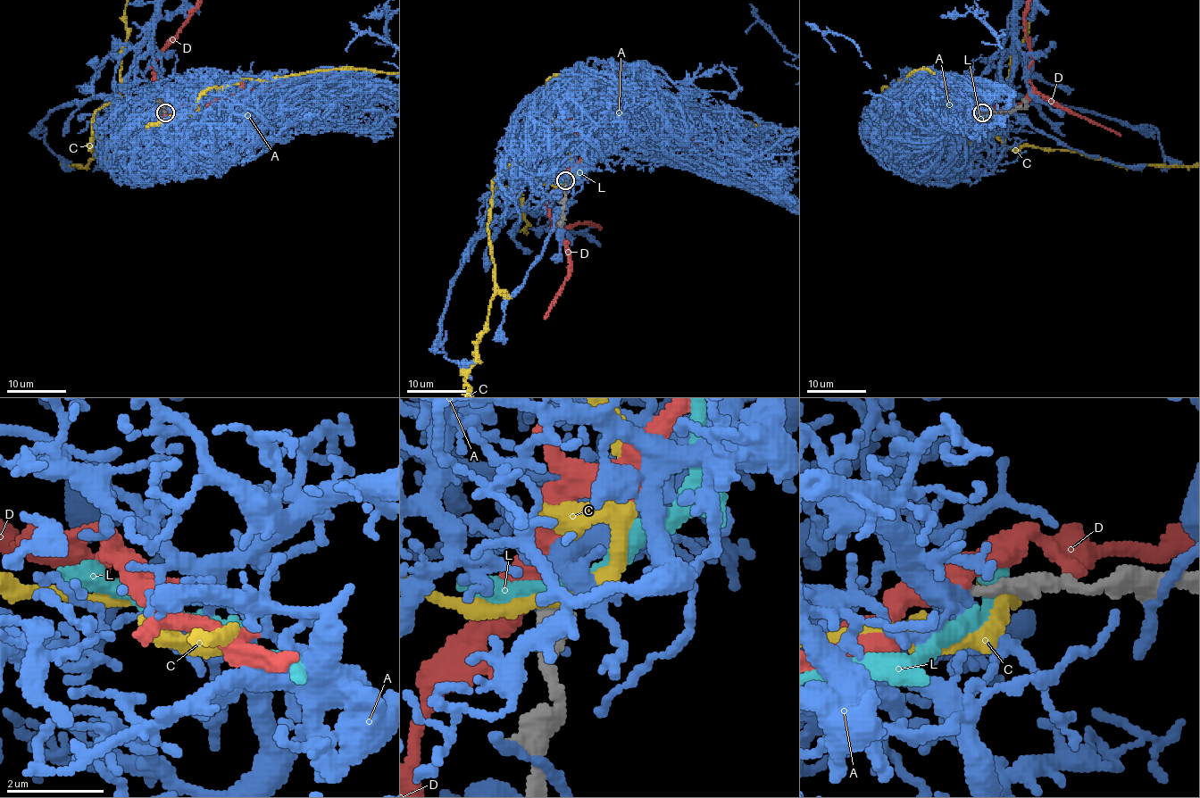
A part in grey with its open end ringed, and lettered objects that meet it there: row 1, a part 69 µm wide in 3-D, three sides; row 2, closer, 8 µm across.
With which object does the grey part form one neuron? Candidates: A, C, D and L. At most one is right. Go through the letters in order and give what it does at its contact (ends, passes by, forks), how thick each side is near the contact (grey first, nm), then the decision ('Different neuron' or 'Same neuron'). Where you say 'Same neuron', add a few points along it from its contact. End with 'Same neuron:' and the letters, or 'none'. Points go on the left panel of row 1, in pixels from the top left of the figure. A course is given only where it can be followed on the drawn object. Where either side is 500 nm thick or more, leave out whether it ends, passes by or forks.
A: It forks there. Thickness 280 nm (grey) against 360 nm. Different neuron
C: It passes by. Thickness 480 nm (grey) against 280 nm. Different neuron
D: It passes by. Thickness 280 nm (grey) against 480 nm. Different neuron
L: It passes by. Thickness 420 nm (grey) against 280 nm. Different neuron
Same neuron: none

